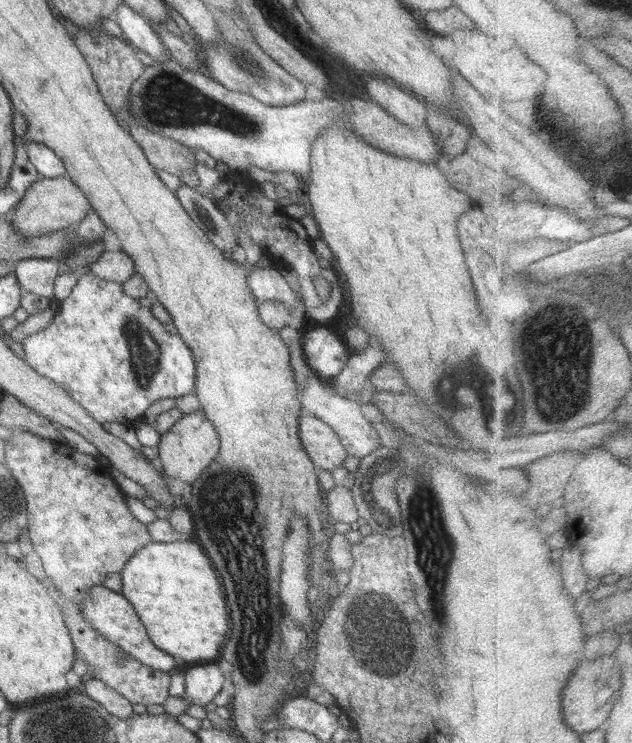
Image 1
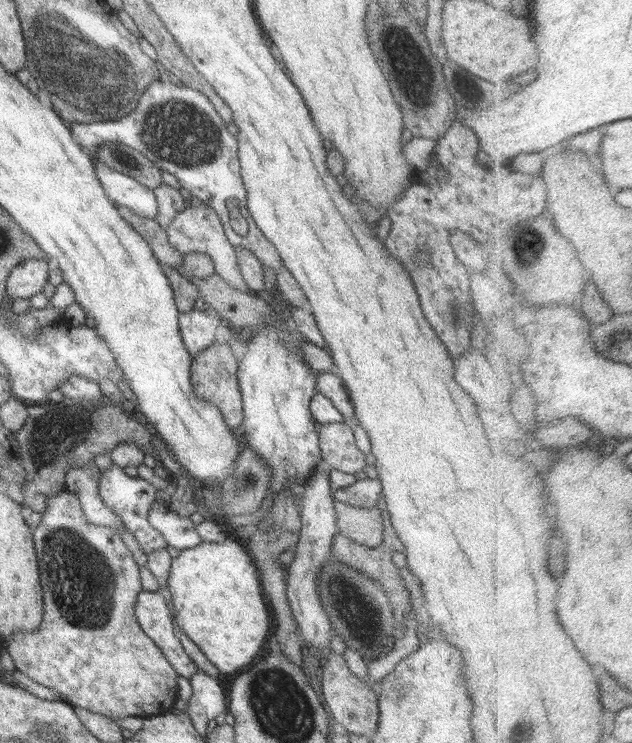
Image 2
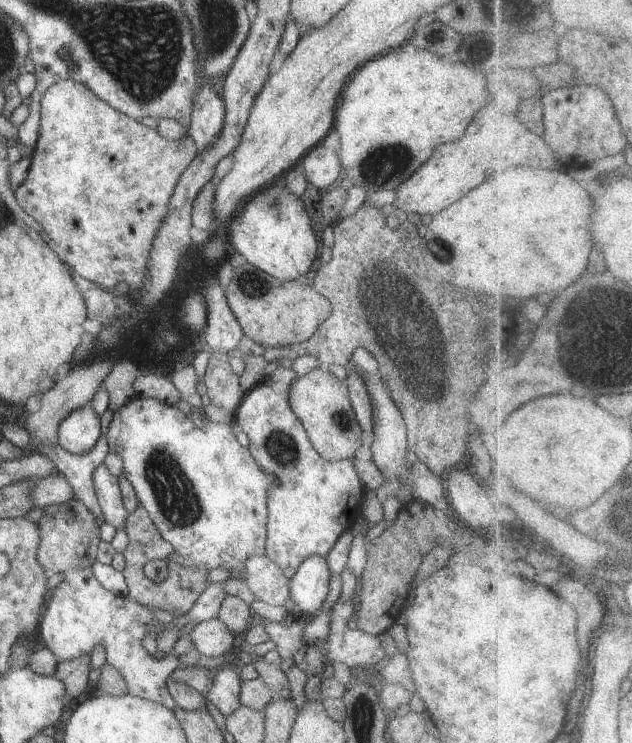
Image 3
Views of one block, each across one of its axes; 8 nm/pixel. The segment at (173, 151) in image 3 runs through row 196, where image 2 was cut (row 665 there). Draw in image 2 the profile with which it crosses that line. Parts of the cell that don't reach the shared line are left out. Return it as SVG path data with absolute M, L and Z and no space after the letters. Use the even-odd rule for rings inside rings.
M64 488L47 498L46 510L33 538L44 590L44 614L37 630L17 632L10 637L6 650L15 669L34 682L56 690L62 702L72 708L104 714L116 722L125 717L146 718L172 712L178 699L179 675L137 621L137 594L143 591L140 566L119 534L111 528L92 524L83 515L79 496Z

